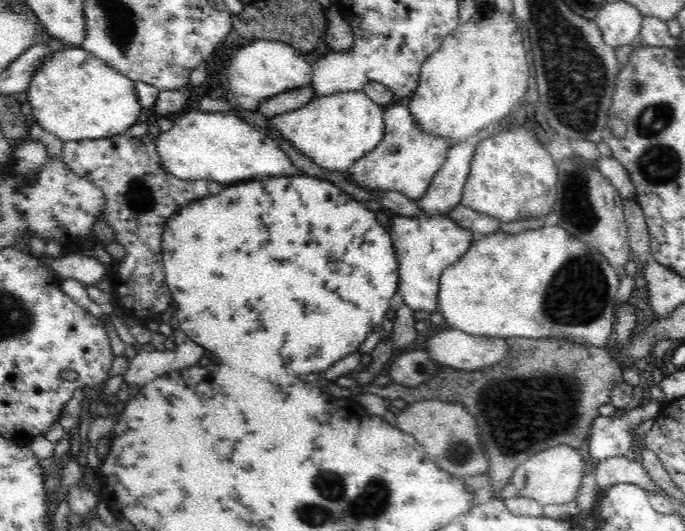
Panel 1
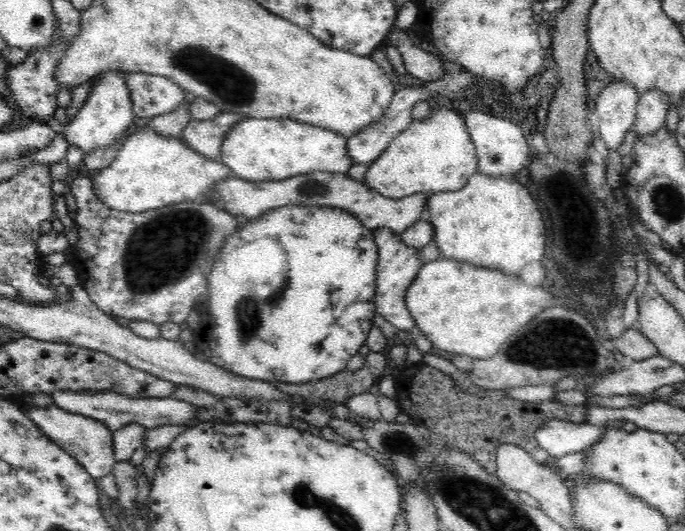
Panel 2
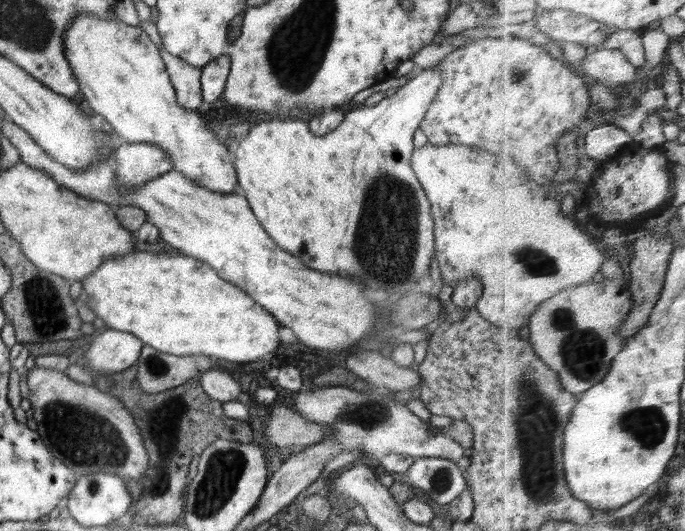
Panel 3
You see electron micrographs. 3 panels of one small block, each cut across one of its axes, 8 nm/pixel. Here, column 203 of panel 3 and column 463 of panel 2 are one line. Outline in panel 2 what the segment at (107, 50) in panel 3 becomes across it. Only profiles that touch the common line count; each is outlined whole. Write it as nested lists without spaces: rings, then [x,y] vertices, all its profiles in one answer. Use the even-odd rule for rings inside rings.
[[[433,102],[432,112],[424,120],[412,121],[388,146],[386,151],[369,165],[364,184],[376,190],[384,197],[401,199],[416,193],[451,192],[462,190],[470,178],[477,172],[477,151],[472,137],[466,129],[463,113],[456,111],[447,102]]]

